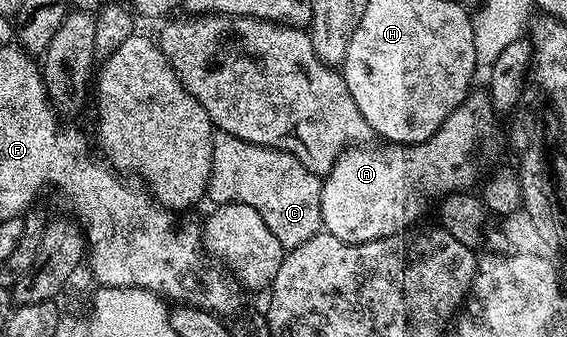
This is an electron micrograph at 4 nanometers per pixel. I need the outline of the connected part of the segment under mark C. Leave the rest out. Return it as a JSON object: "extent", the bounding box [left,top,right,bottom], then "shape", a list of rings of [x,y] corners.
{"extent":[207,132,324,250],"shape":[[[217,132],[212,139],[212,170],[208,179],[207,200],[216,205],[242,203],[246,207],[254,207],[262,215],[262,223],[270,227],[274,239],[284,245],[285,250],[306,243],[318,232],[321,232],[324,220],[320,210],[321,174],[310,171],[294,159],[285,149],[271,149],[254,143],[246,143],[229,133]]]}

